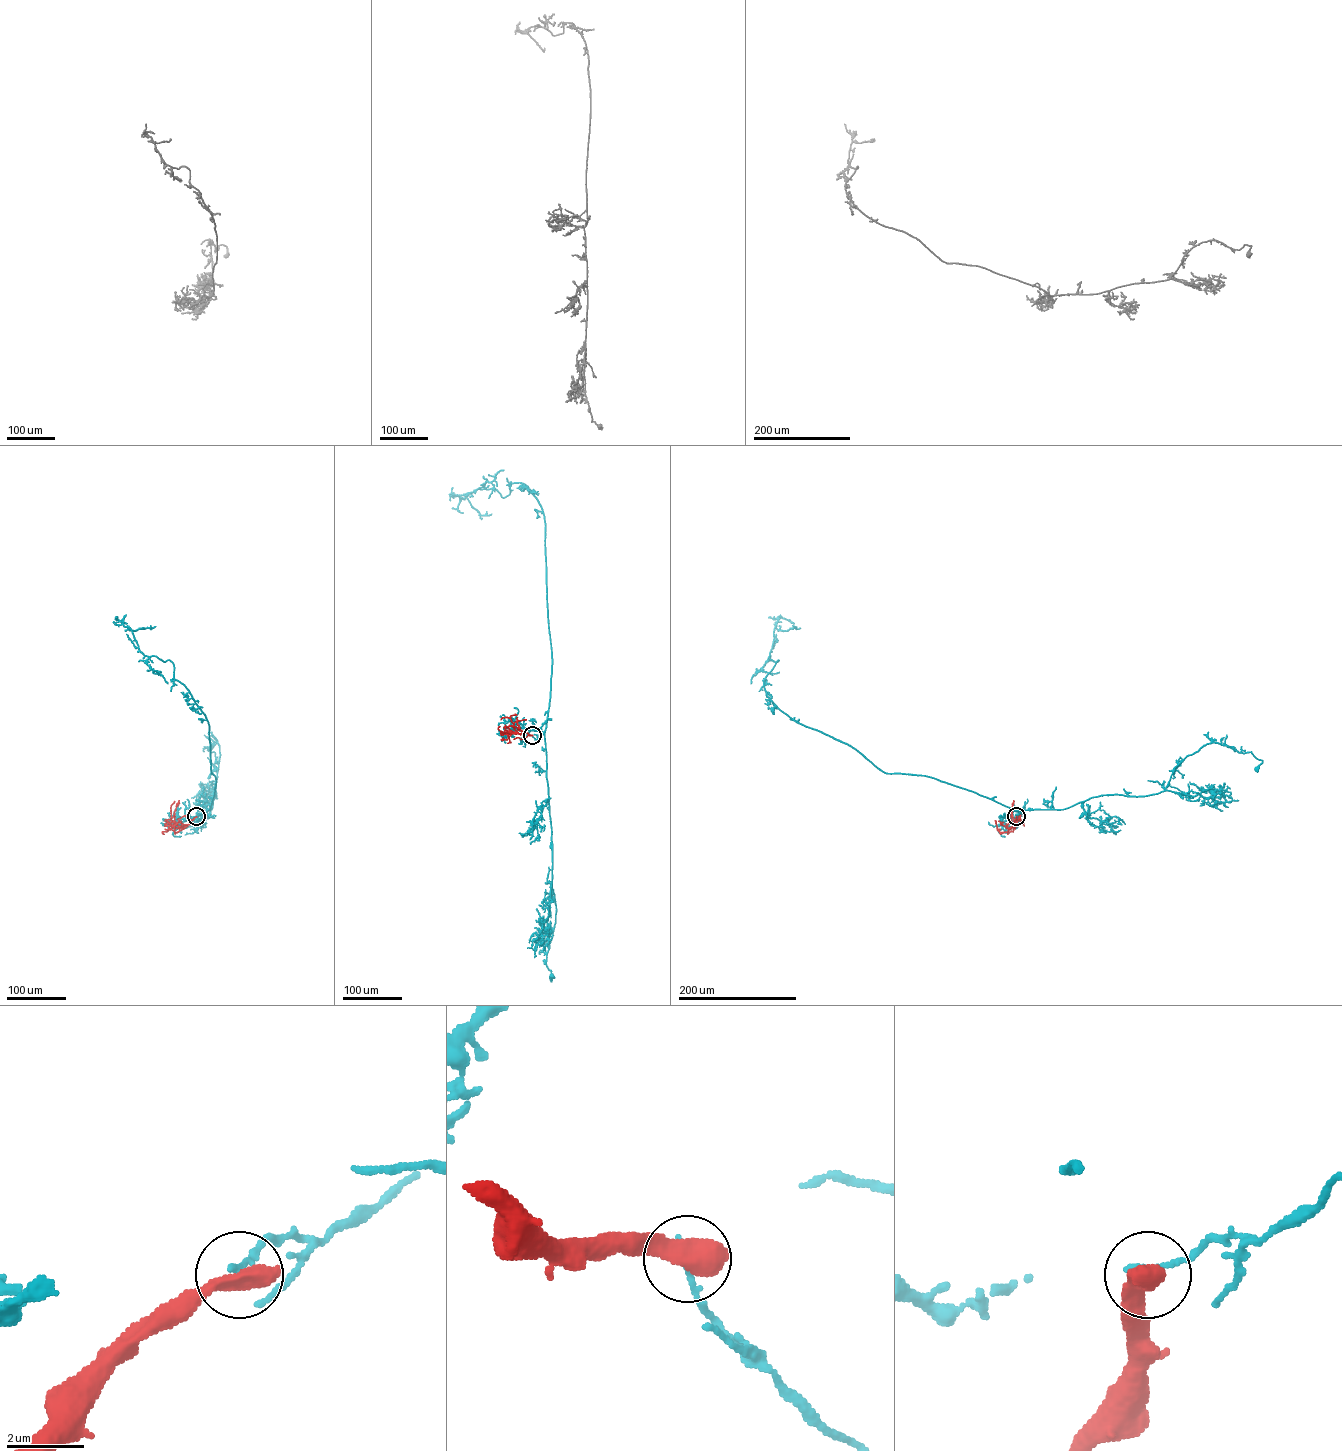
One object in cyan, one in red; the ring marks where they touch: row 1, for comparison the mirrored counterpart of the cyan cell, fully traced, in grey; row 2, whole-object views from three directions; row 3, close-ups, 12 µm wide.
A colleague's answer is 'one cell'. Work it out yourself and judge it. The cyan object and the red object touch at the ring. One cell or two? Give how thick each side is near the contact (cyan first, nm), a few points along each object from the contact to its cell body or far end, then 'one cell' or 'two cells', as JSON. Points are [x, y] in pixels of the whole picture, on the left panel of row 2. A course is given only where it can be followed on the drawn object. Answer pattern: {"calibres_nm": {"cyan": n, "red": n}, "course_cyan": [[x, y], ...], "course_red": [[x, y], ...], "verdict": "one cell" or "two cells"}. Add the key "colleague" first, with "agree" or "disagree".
{"colleague": "disagree", "calibres_nm": {"cyan": 180, "red": 650}, "course_cyan": [[196, 816], [211, 809], [216, 796], [220, 755], [217, 742], [210, 753], [215, 753], [215, 769]], "course_red": [[196, 816], [183, 827], [172, 822], [170, 807], [174, 801]], "verdict": "two cells"}

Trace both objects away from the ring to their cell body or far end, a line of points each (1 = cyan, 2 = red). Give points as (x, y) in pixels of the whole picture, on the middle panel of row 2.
1: (532, 735), (537, 739), (544, 732), (546, 754), (551, 884), (556, 910), (547, 953), (551, 975)
2: (532, 735), (507, 730), (510, 733)

